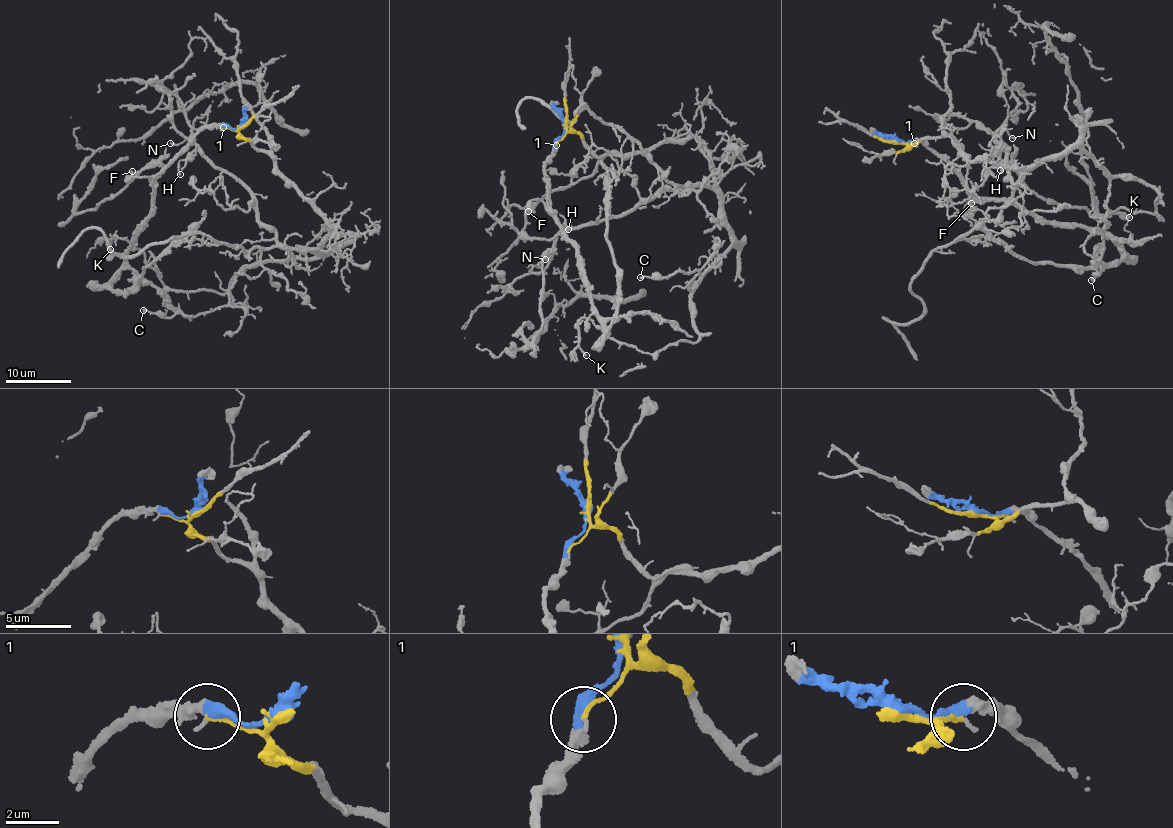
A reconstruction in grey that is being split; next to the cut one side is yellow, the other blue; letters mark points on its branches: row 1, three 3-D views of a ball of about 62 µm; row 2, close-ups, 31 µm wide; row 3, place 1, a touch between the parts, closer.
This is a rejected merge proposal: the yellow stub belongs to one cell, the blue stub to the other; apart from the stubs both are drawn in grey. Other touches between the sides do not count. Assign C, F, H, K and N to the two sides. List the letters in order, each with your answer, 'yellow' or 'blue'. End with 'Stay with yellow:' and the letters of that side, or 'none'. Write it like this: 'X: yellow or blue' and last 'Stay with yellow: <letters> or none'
C: yellow
F: blue
H: yellow
K: yellow
N: yellow
Stay with yellow: C, H, K, N

